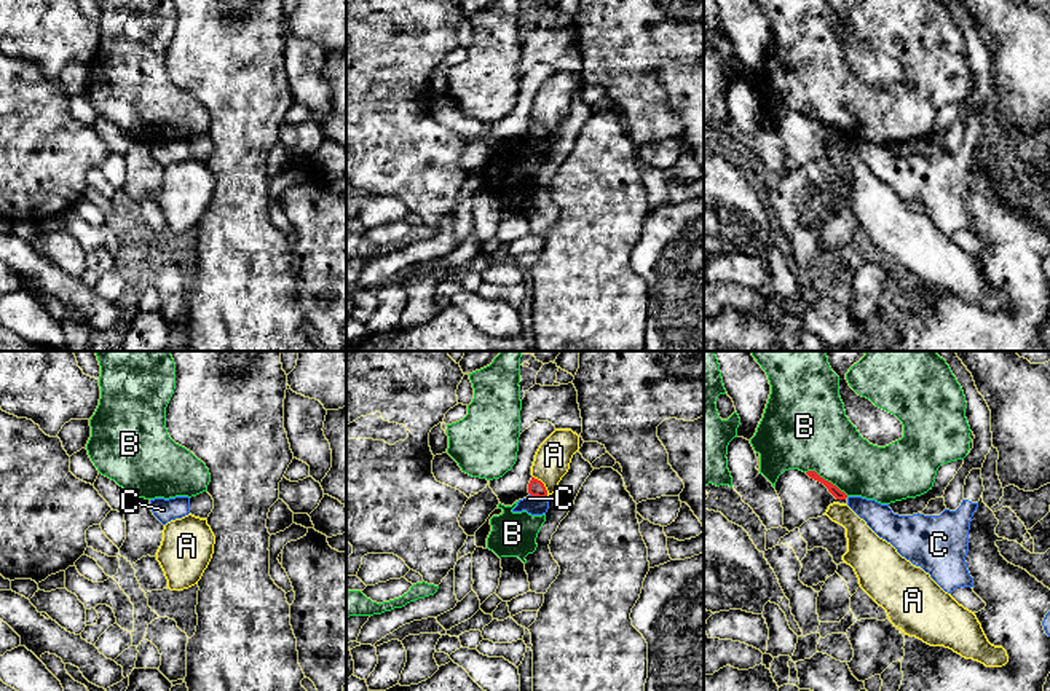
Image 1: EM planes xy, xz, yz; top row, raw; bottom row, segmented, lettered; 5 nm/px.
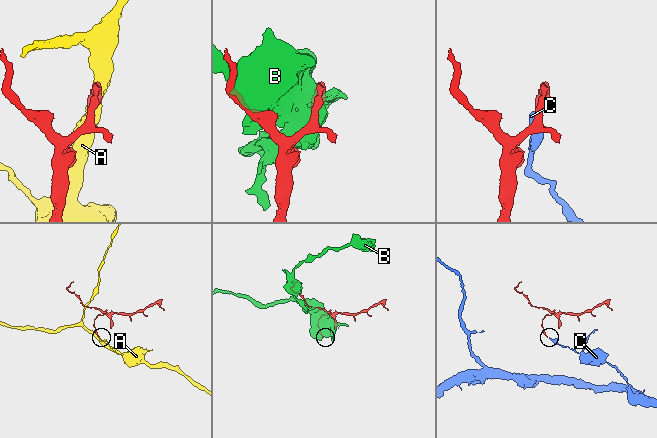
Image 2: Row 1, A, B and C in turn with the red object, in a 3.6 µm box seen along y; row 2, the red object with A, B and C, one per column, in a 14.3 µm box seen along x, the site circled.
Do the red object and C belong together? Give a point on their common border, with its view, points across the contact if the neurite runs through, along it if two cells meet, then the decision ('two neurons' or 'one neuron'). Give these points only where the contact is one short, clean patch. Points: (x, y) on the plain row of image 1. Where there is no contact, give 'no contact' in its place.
meets red in xz at (538, 139); border along xz (530, 136), (546, 141); two neurons

